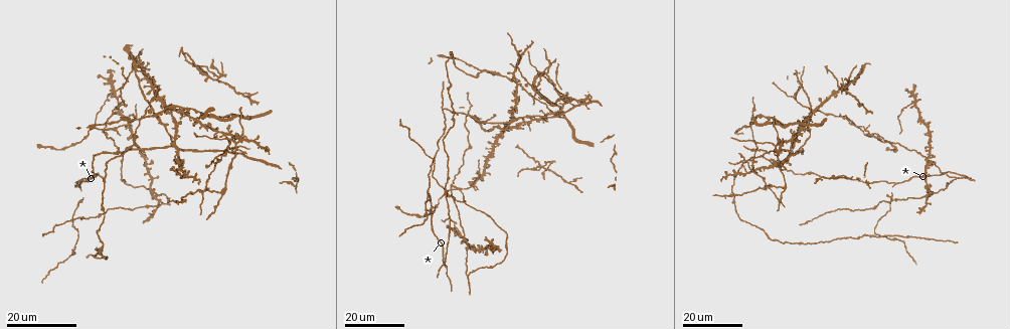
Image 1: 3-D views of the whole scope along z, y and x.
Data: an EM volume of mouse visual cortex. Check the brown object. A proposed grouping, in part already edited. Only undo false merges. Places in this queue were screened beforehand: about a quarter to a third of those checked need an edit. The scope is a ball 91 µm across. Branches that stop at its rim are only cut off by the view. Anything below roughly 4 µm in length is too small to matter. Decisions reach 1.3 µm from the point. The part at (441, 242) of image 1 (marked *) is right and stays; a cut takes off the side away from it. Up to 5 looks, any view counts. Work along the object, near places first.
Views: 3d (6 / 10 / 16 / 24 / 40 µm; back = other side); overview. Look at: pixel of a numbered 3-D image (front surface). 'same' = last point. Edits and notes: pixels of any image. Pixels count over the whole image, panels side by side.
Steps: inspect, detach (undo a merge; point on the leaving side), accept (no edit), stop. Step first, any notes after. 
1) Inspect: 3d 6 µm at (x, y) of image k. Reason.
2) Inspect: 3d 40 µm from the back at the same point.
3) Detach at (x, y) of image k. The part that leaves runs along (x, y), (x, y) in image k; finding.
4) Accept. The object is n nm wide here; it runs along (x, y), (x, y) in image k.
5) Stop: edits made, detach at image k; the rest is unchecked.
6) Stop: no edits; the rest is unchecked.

Inspect: 3d 16 µm at (445, 194) of image 1.

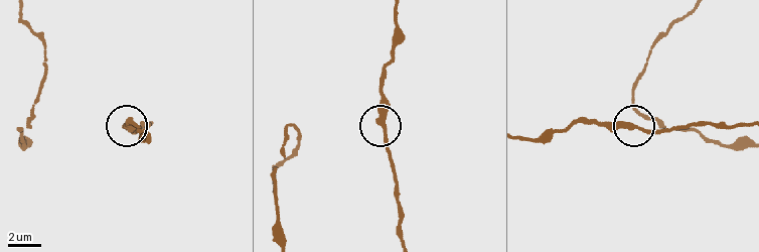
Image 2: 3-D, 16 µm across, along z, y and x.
Inspect: 3d 10 µm at (629, 124) of image 2.

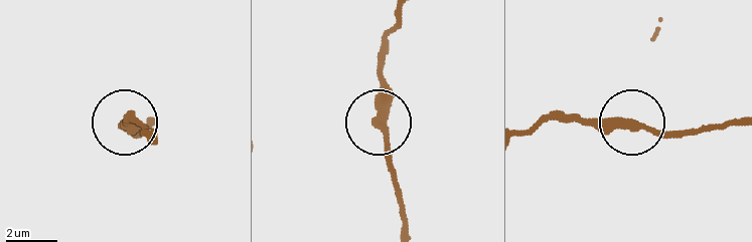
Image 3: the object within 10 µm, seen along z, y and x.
Accept. The side arm is 33 µm long; it runs along (522, 133), (555, 119), (632, 119), (665, 133), (696, 133) in image 3; one neuron here.

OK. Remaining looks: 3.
Inspect: 3d 24 µm at (139, 121) of image 1. Three-way junction.

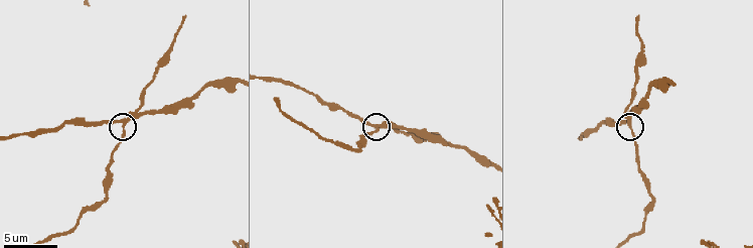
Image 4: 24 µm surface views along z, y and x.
Inspect: 3d 6 µm at (122, 124) of image 4.

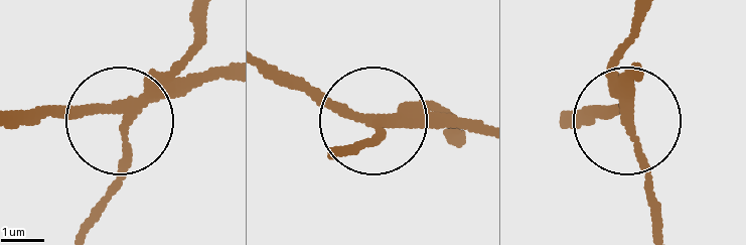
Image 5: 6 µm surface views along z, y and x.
Detach at (87, 106) of image 5. The side arm is 22 µm long; the part that leaves runs along (158, 93), (230, 78) in image 5; two neurons meet here.

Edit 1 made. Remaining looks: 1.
Stop: edits made, detach at image 5; the rest is unchecked.

